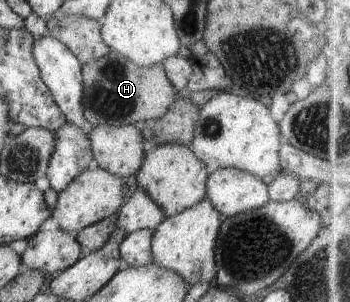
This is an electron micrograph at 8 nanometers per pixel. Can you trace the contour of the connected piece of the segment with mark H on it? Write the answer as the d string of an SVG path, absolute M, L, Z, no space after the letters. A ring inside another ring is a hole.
M110 50L92 63L81 64L81 73L84 117L94 126L106 124L120 127L158 119L168 113L168 108L178 97L178 91L166 75L162 62L150 67L138 67L118 51Z

